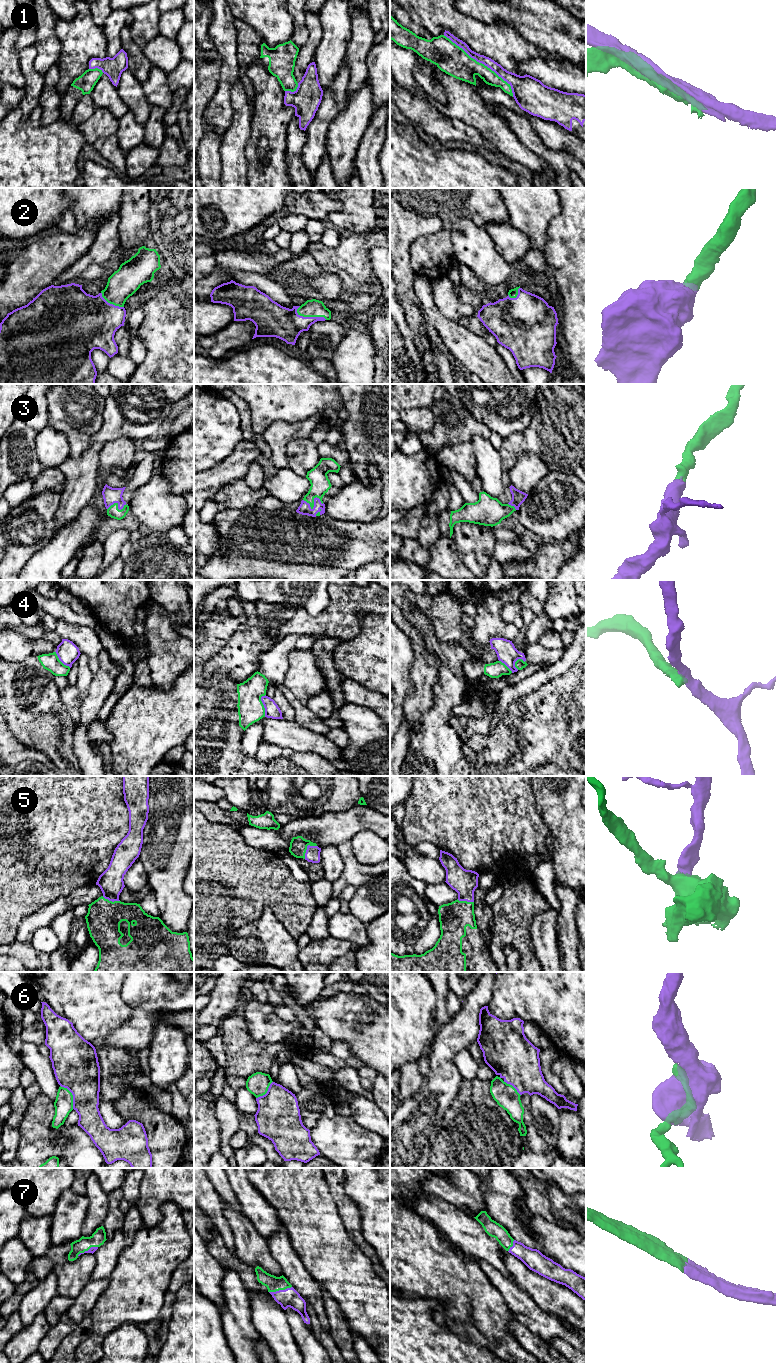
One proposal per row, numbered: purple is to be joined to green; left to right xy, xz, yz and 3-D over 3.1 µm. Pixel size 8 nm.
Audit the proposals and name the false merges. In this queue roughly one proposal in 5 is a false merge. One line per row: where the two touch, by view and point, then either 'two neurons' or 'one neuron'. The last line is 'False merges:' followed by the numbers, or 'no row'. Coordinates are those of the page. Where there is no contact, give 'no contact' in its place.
1: yz (481, 63) | two neurons
2: xz (310, 316) | one neuron
3: xz (313, 503) | one neuron
4: xz (263, 705) | two neurons
5: xz (306, 848) | one neuron
6: xy (72, 1095) | two neurons
7: xz (280, 1289) | one neuron
False merges: 1, 4, 6

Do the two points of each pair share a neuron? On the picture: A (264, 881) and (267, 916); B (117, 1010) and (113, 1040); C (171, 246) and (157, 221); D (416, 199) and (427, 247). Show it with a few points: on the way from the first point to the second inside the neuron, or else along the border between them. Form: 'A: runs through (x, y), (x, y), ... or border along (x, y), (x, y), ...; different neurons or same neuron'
A: border along (248, 922), (268, 907), (282, 924); different neurons
B: border along (131, 1014), (121, 1025), (93, 1041); different neurons
C: runs through (171, 240), (171, 235), (163, 227); same neuron
D: runs through (431, 203), (445, 217), (445, 230), (442, 233); same neuron

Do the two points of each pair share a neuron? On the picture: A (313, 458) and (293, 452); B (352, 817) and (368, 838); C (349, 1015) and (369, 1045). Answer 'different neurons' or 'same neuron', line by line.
A: same neuron
B: different neurons
C: same neuron

